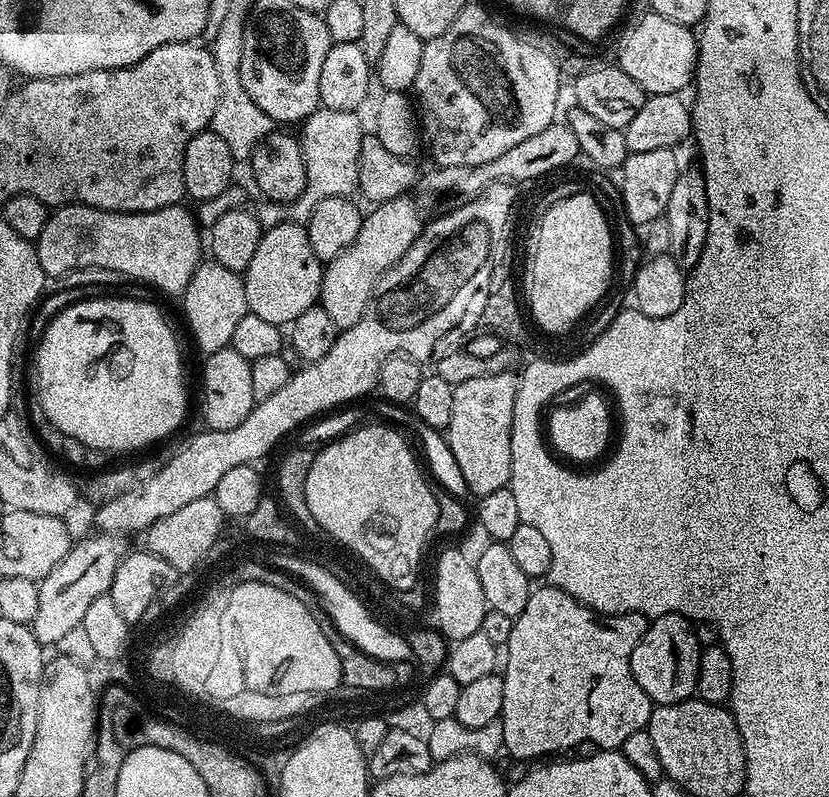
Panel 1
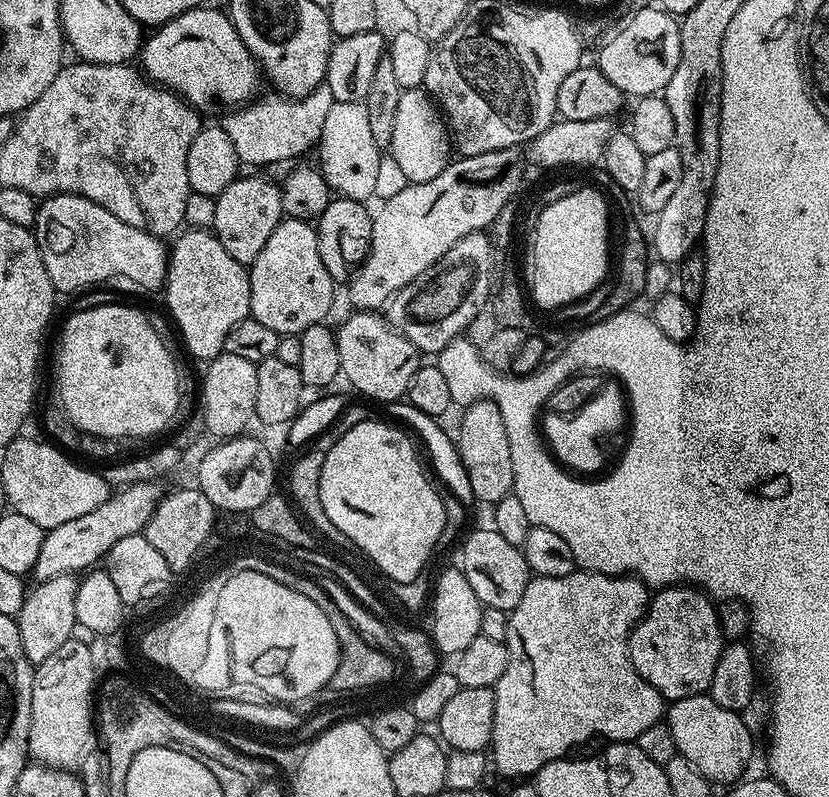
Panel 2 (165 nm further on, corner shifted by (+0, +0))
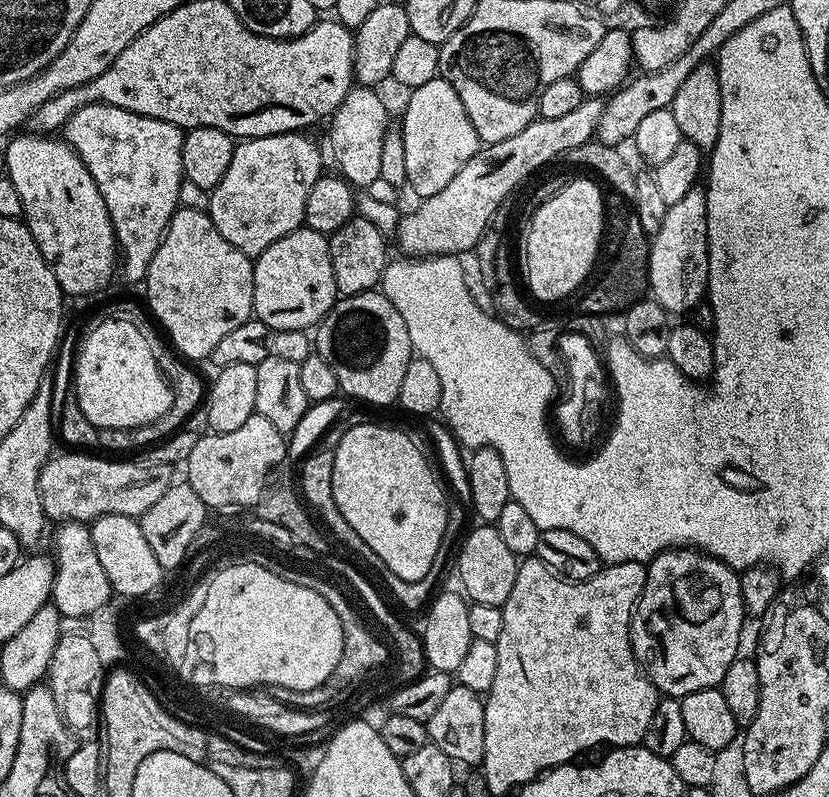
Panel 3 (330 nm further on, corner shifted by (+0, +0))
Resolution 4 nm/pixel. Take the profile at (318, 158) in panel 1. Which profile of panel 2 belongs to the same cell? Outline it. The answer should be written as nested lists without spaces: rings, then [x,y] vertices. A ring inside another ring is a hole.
[[[335,102],[323,125],[318,153],[318,167],[333,193],[349,200],[371,201],[375,197],[374,185],[378,175],[378,162],[382,149],[374,142],[369,127],[369,115],[364,102]]]

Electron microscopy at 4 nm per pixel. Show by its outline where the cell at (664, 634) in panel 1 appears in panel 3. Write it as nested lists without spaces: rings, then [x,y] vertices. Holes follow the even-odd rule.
[[[667,548],[665,552],[658,553],[653,560],[647,561],[646,567],[648,573],[646,574],[644,589],[639,602],[636,603],[636,610],[632,613],[632,649],[637,662],[644,669],[657,693],[668,698],[679,698],[686,694],[694,694],[694,690],[706,690],[707,688],[720,686],[726,670],[729,670],[731,664],[742,652],[740,650],[740,635],[744,632],[746,613],[743,604],[742,586],[740,585],[741,573],[728,564],[724,564],[718,558],[714,558],[696,548]]]

